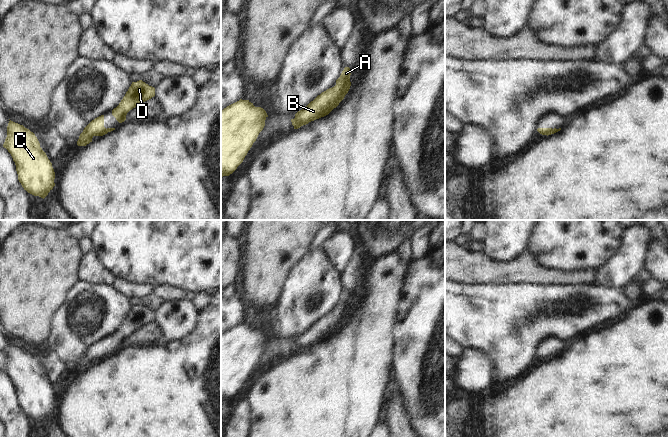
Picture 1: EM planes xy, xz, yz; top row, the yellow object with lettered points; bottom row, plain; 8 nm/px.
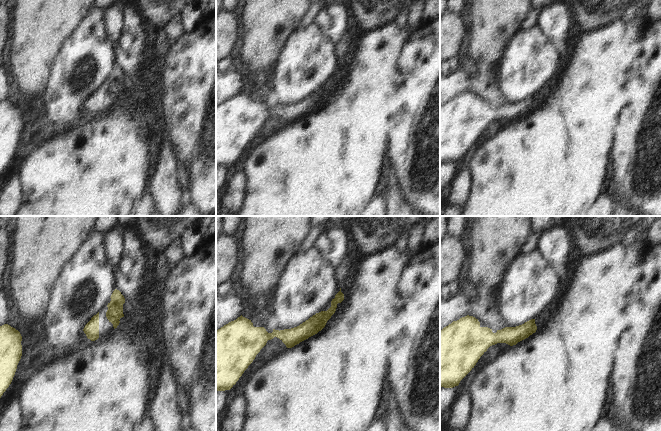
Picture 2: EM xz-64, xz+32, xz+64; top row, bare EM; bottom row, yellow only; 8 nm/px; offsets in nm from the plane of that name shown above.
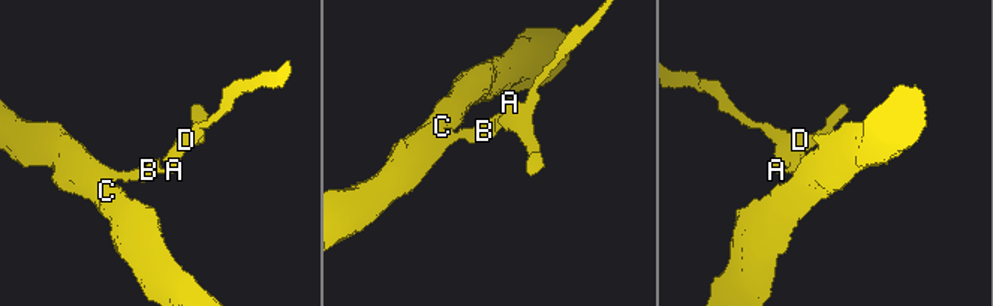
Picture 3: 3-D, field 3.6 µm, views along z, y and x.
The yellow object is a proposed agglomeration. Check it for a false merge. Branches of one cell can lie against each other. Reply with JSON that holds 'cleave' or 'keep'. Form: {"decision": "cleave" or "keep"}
{"decision": "keep"}

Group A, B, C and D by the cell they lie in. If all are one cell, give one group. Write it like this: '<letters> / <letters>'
A B C D

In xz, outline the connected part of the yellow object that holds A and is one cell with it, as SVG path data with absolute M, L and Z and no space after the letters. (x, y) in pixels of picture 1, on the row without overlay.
M345 291L340 301L336 304L334 311L322 316L306 331L295 338L295 342L291 343L294 353L298 353L311 345L328 339L339 329L350 313L351 295L349 291Z

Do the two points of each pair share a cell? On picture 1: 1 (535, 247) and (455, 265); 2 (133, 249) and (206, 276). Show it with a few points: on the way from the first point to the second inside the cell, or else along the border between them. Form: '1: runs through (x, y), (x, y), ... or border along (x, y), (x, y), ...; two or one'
1: border along (525, 250), (543, 266); two
2: runs through (151, 249), (172, 249), (181, 258), (188, 258); one

